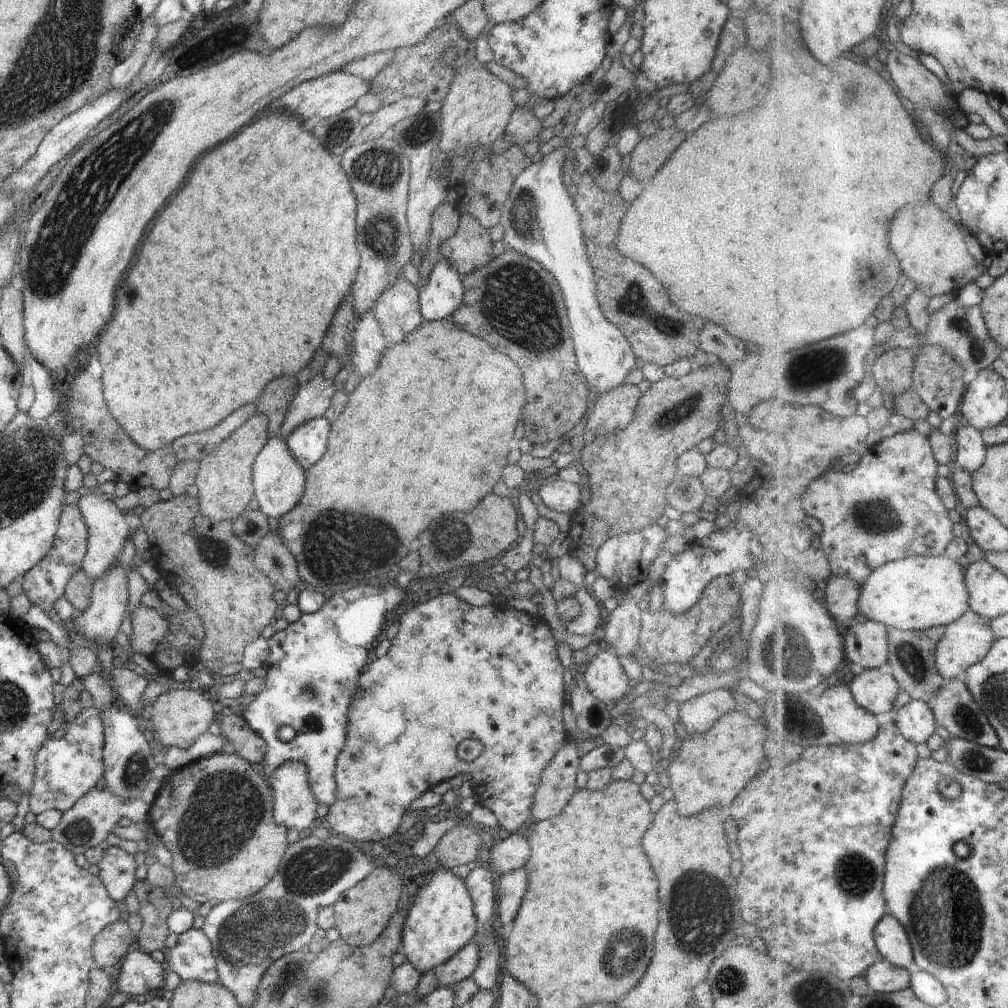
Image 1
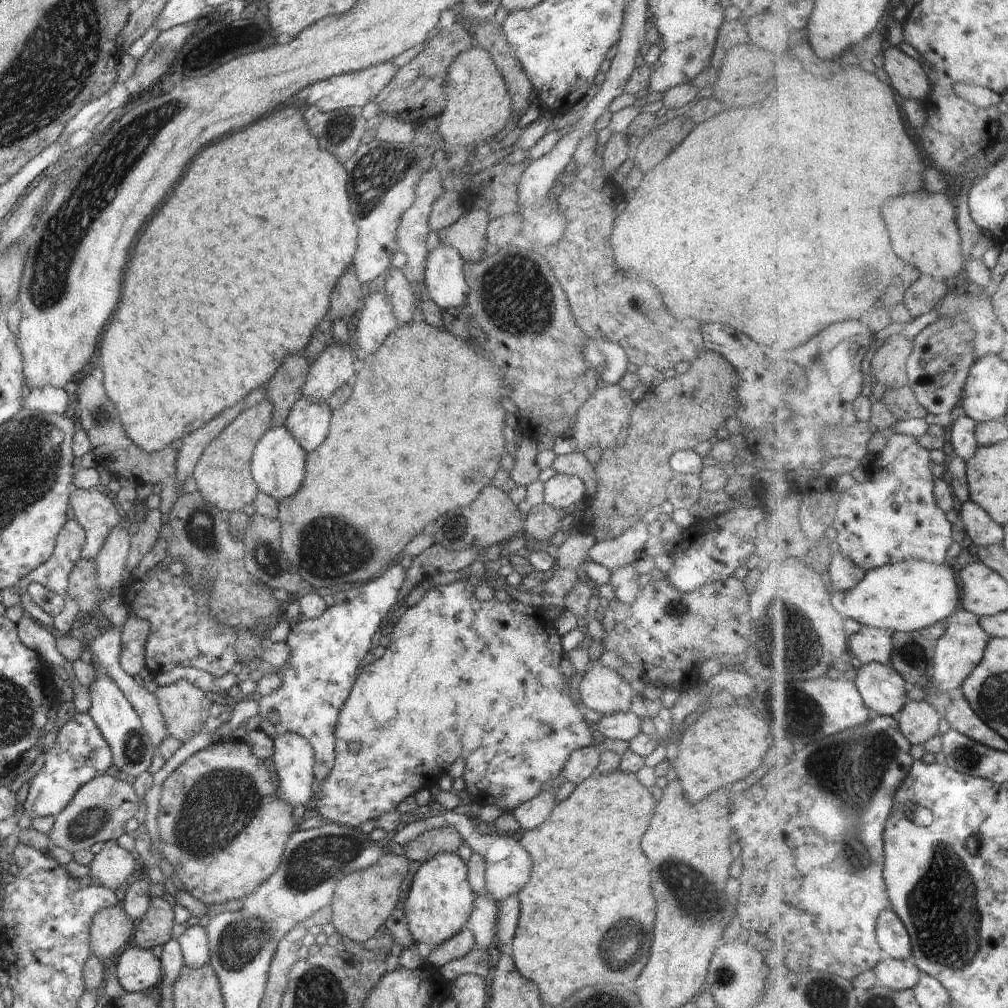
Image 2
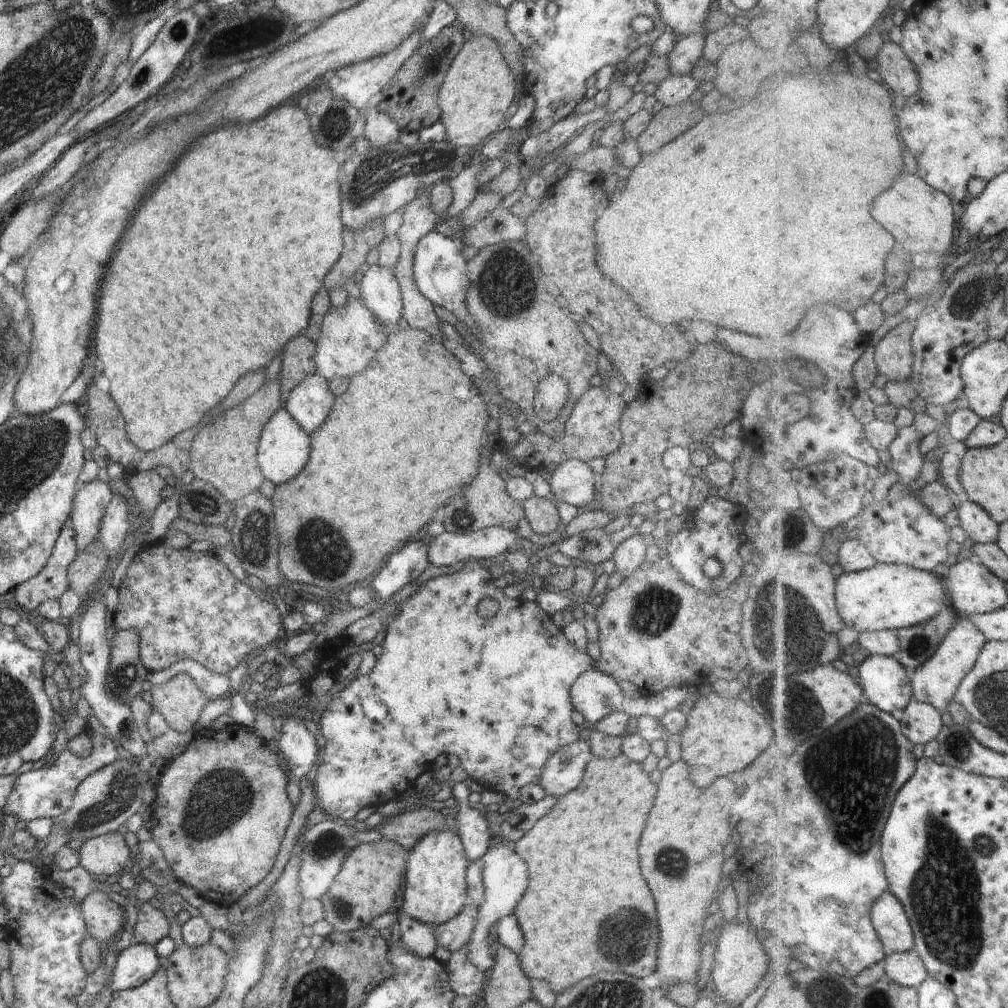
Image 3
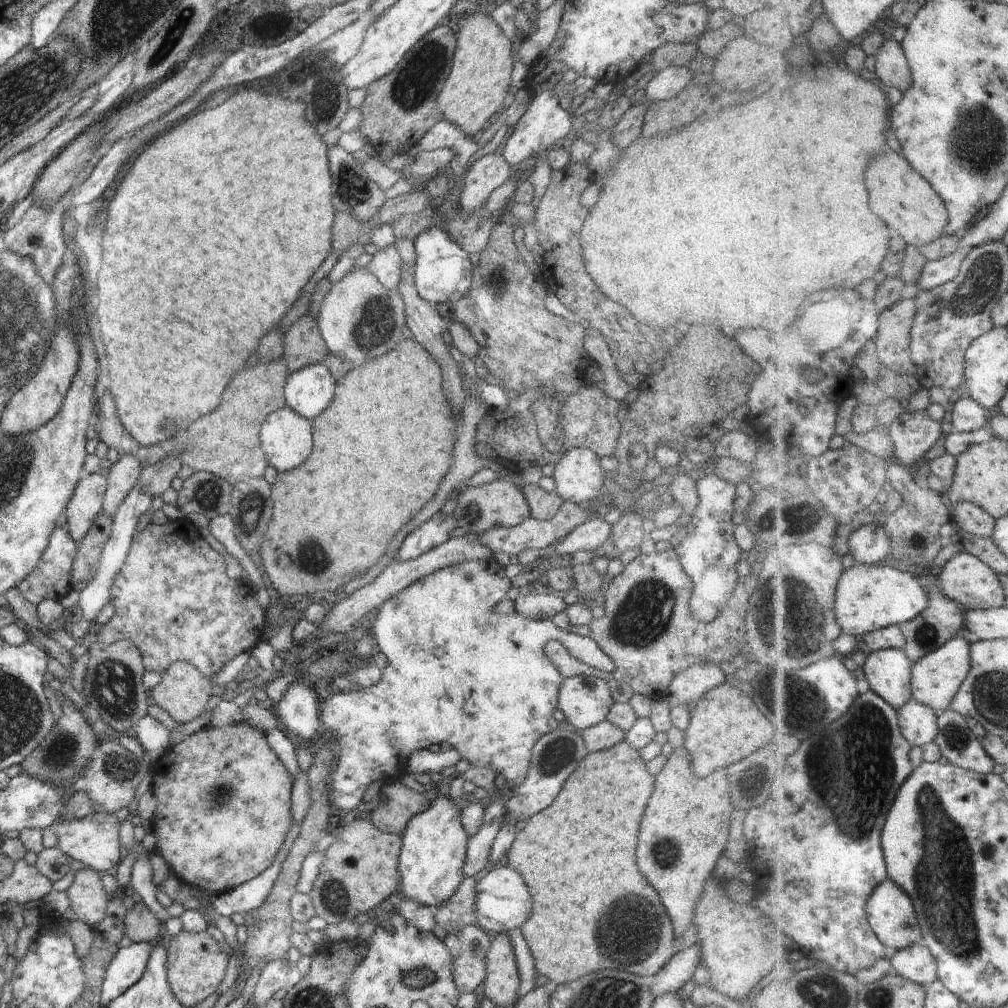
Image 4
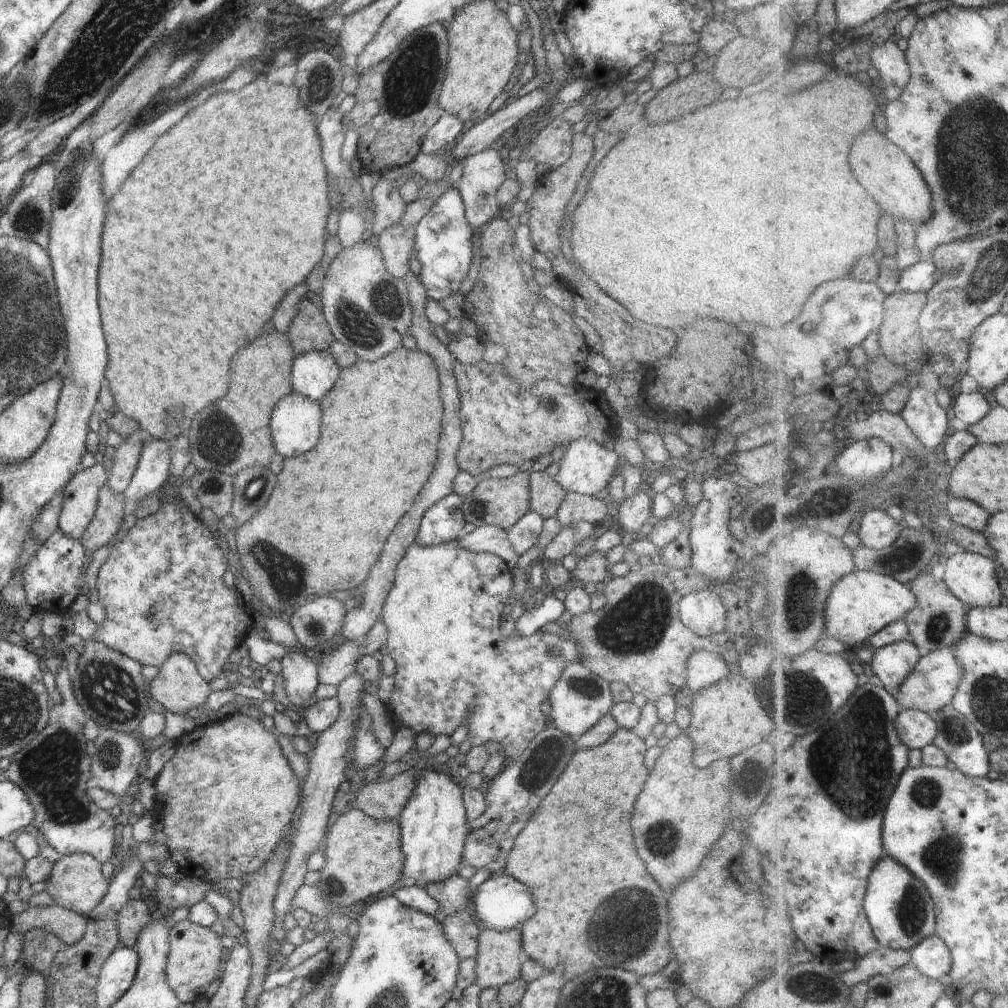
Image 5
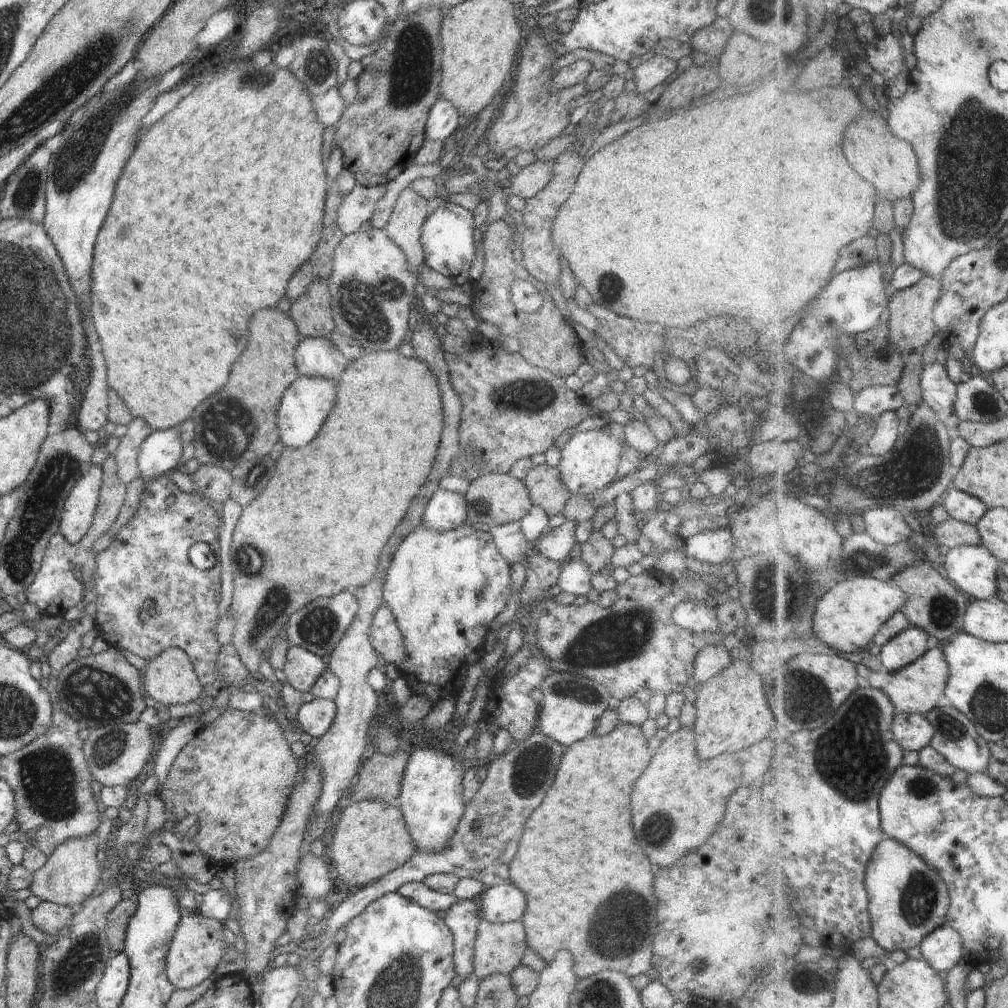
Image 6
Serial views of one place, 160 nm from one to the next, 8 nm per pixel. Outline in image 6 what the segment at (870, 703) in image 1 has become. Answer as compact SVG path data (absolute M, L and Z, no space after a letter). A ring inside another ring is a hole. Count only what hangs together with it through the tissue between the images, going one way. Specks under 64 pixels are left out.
M917 626L901 632L883 647L882 664L889 672L914 664L930 650L930 636L925 628Z

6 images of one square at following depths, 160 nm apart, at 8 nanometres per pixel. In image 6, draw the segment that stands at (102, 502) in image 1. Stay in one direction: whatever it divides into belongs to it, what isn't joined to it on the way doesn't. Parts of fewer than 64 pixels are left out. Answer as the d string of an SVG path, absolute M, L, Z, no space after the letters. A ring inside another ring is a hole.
M92 465L88 474L76 481L65 500L59 532L71 545L78 544L92 526L102 477L103 468Z

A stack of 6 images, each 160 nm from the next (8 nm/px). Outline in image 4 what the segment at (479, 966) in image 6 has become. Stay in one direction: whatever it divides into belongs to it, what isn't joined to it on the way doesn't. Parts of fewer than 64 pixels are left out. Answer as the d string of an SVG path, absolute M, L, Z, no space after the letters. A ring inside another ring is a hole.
M501 933L492 940L487 954L487 976L484 984L484 996L495 1006L514 1006L519 1000L520 974L512 950L512 944L506 934Z

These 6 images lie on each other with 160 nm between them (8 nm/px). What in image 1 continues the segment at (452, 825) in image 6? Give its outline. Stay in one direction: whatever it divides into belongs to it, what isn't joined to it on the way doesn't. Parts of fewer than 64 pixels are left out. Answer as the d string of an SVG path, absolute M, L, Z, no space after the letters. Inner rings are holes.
M450 869L433 872L413 898L401 932L401 949L414 970L422 975L448 962L460 948L470 944L480 926L474 916L474 904L464 881Z

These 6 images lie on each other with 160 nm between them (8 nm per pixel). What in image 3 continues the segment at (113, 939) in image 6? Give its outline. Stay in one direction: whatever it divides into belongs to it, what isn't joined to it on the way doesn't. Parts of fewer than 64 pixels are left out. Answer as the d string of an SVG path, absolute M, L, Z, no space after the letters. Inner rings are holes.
M156 901L140 904L137 906L137 913L138 917L132 932L133 943L153 946L169 935L169 920Z

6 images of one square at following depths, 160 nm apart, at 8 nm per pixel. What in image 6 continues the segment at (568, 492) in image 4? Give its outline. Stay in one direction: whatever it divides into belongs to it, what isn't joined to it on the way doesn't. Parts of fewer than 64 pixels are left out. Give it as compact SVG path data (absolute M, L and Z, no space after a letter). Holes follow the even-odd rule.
M610 422L601 429L576 432L561 449L557 465L560 478L571 494L592 494L605 489L618 478L620 457L628 446L623 426L618 423Z

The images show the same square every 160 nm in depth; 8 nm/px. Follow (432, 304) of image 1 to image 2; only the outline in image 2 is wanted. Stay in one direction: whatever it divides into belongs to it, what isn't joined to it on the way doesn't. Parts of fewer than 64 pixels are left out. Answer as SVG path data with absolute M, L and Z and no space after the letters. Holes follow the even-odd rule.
M440 243L425 260L426 297L442 310L460 308L467 301L469 286L465 279L464 260L455 248Z

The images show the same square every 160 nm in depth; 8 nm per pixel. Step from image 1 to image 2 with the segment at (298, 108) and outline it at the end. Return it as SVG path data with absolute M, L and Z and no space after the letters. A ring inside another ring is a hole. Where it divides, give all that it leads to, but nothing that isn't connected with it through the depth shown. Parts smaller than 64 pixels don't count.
M388 61L387 63L378 63L368 68L336 75L329 79L324 79L311 84L310 94L308 94L308 104L314 105L322 113L329 113L346 107L358 107L362 109L369 102L372 102L381 90L395 77L399 68Z

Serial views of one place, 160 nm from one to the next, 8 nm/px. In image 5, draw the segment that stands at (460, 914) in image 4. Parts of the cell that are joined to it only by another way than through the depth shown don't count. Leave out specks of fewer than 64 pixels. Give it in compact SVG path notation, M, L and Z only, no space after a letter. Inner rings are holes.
M458 873L443 881L432 881L423 887L437 903L440 903L441 910L447 915L462 909L473 908L469 882Z

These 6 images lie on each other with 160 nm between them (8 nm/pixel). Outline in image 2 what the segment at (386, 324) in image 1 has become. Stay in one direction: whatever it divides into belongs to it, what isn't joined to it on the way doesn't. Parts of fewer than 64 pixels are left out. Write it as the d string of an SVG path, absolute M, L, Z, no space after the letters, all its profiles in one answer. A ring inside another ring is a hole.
M390 266L386 274L386 283L383 288L388 297L394 314L399 324L412 322L424 322L423 313L414 310L414 303L418 301L418 295L413 286L406 280L400 268Z

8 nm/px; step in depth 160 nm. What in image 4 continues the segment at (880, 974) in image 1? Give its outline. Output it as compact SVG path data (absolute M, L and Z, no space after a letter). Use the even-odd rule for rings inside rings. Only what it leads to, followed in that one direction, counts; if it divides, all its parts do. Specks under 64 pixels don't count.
M925 944L892 951L890 957L897 974L920 986L930 988L939 980L939 963Z

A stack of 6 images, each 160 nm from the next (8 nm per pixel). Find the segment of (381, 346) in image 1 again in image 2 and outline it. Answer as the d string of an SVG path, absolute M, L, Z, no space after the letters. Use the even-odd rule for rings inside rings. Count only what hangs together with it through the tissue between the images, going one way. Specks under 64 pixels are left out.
M384 290L370 293L365 296L363 308L356 319L356 340L361 353L374 352L398 328L399 320L394 314L394 309L389 303Z

